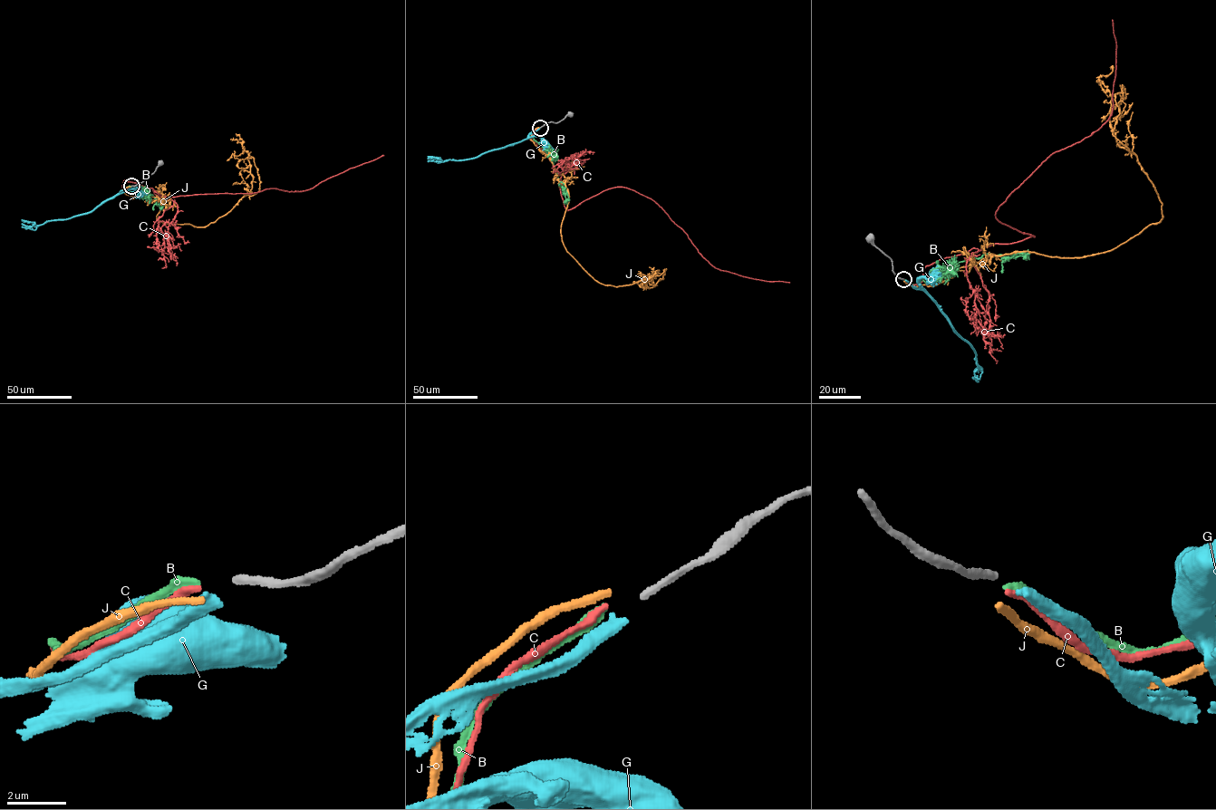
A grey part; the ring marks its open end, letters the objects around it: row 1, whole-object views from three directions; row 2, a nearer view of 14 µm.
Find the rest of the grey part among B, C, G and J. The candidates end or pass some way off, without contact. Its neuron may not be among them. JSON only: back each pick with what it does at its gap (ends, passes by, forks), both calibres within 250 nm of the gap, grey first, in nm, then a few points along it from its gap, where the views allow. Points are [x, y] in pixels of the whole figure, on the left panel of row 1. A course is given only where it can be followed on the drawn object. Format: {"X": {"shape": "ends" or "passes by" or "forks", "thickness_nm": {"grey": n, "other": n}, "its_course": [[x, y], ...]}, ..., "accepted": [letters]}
{"B": {"shape": "ends", "thickness_nm": {"grey": 240, "other": 340}, "its_course": [[130, 186], [124, 188], [136, 193], [145, 191], [159, 200], [162, 206], [157, 202], [153, 209]]}, "accepted": ["B"]}

